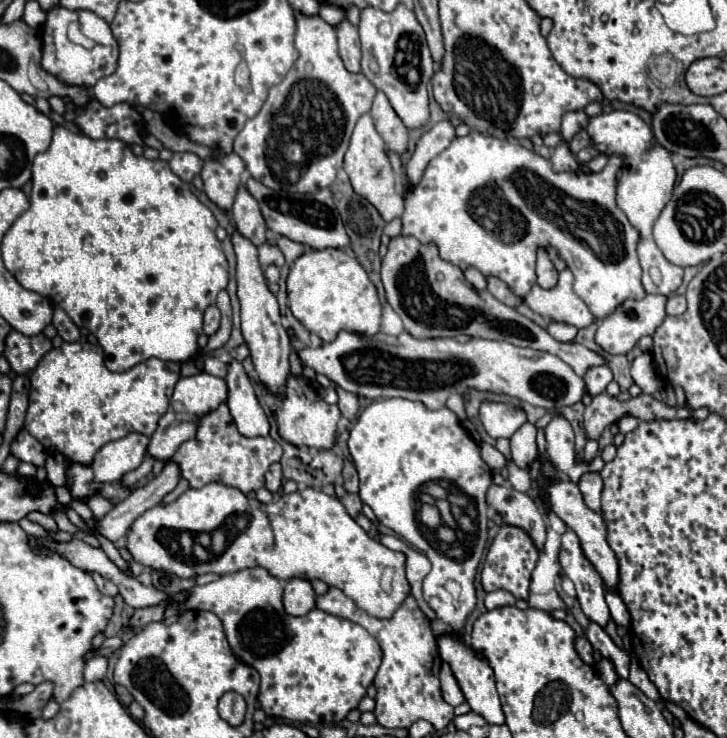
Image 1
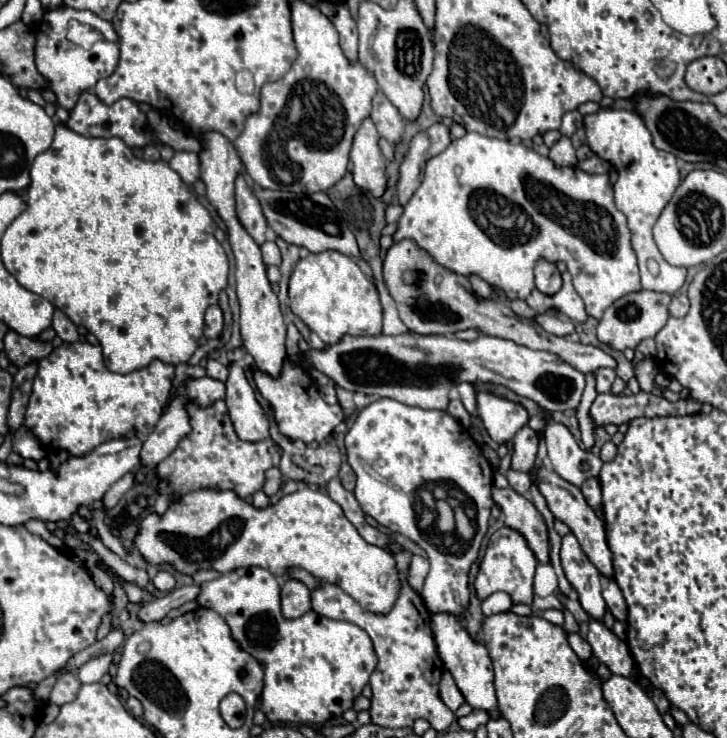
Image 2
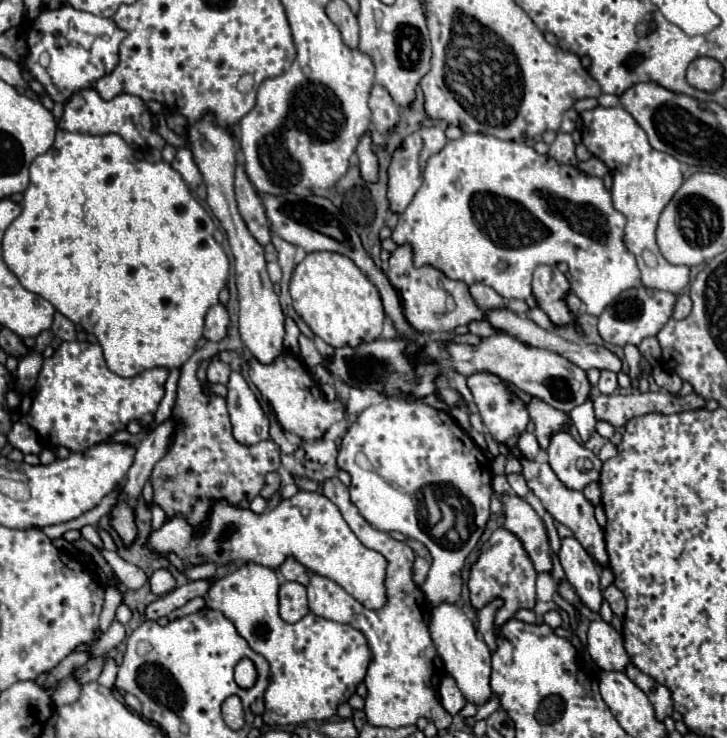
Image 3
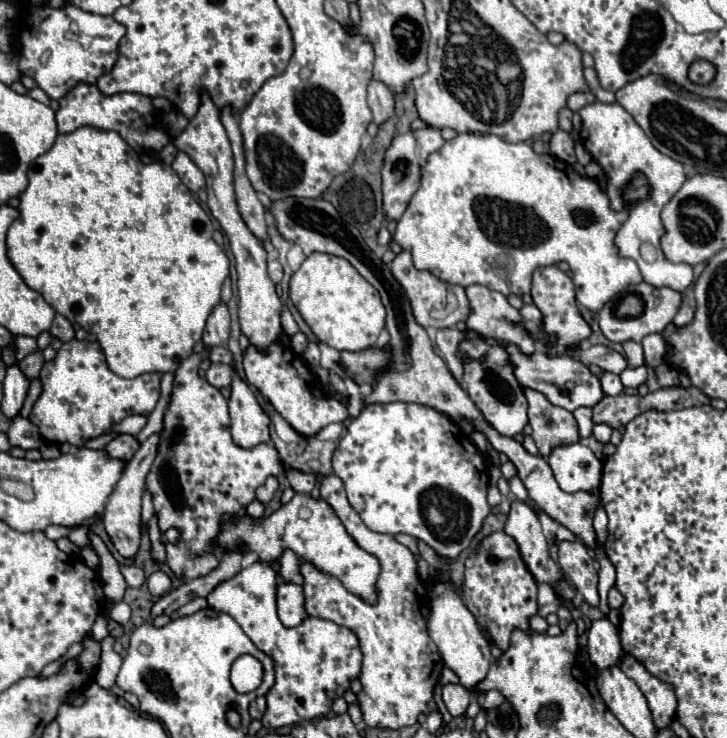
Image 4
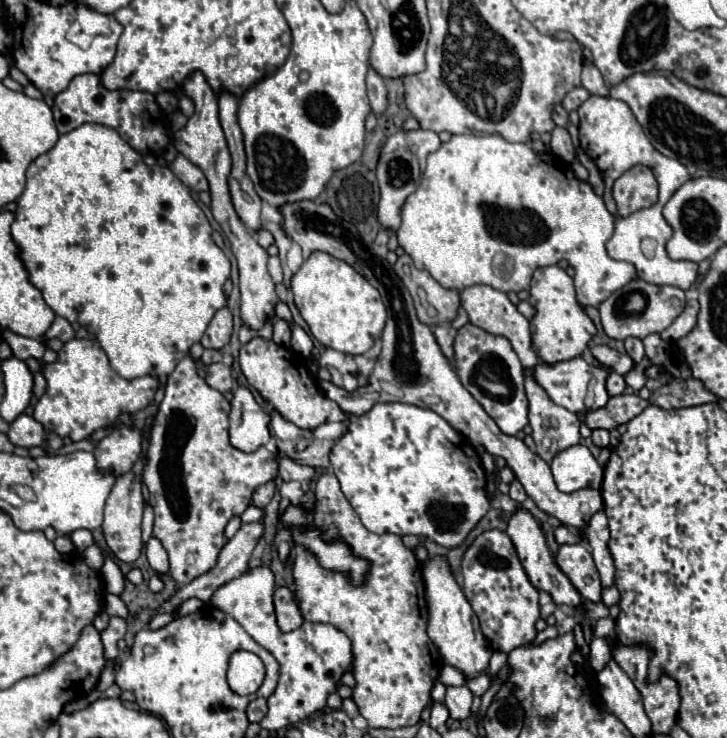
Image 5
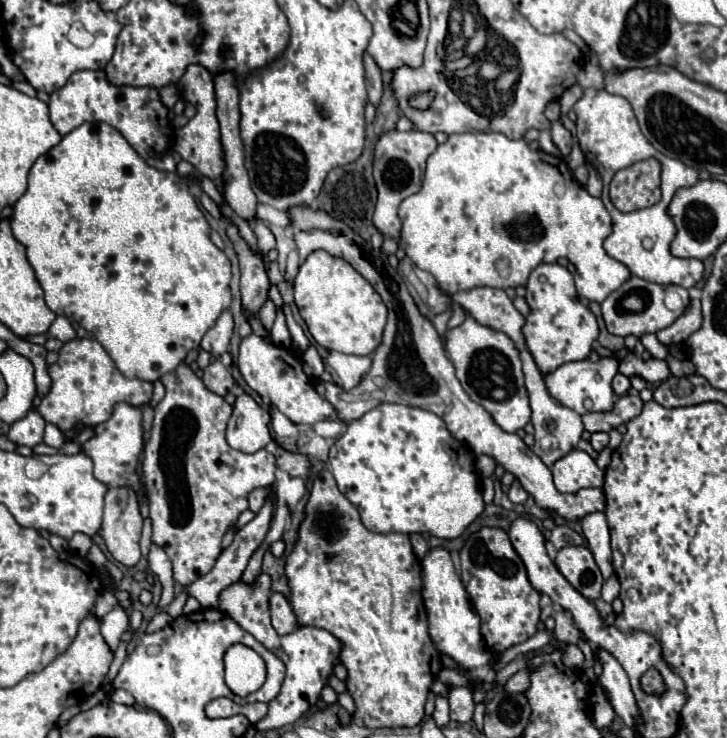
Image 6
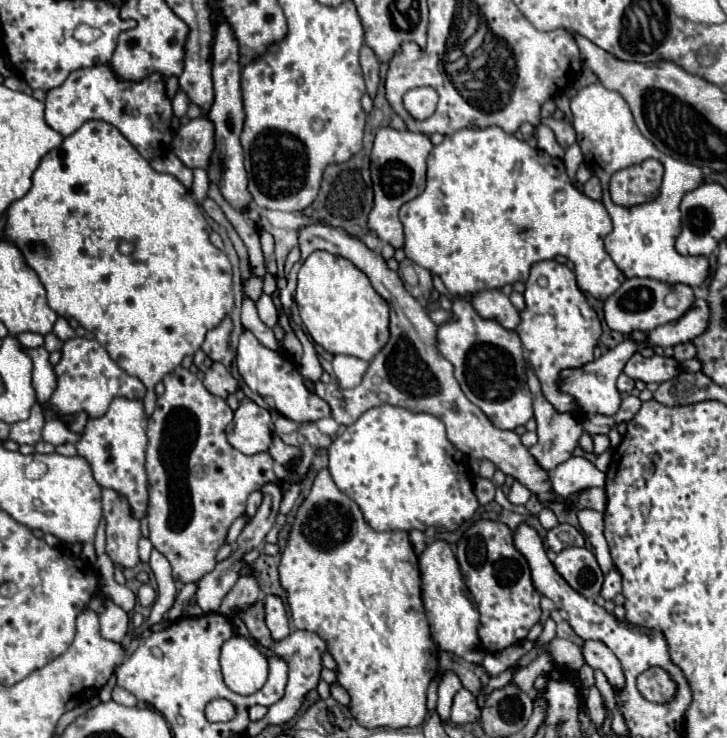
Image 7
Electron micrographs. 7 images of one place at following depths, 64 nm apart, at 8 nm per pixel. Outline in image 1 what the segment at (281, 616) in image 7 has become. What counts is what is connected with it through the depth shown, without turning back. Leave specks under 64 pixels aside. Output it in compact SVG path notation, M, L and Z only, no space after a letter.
M292 578L284 584L284 608L292 616L304 616L316 606L316 592L304 578Z

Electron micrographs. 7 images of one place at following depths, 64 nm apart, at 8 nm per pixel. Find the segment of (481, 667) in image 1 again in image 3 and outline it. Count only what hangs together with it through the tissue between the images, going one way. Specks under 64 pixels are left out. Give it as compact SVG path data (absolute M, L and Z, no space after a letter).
M440 604L432 610L430 634L432 634L434 646L440 654L440 658L444 660L448 674L456 680L464 698L476 706L486 704L488 698L492 696L492 690L490 690L490 650L482 640L478 640L472 620L464 614L464 610L460 606Z

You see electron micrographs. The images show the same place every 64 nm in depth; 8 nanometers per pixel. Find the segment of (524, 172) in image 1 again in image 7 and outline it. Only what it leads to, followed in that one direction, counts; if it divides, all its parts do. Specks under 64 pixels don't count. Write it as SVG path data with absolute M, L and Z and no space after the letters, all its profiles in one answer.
M496 126L484 128L484 130L464 128L464 130L458 130L458 132L450 134L450 136L446 136L442 144L434 146L434 150L428 156L426 188L424 188L424 192L420 196L416 196L414 200L410 200L408 204L404 204L400 208L400 222L404 224L404 252L406 252L406 256L410 260L414 260L418 266L422 266L422 268L430 270L432 274L440 276L444 286L452 294L458 294L458 296L474 294L474 292L482 292L482 290L494 290L494 288L502 288L502 286L514 284L514 282L526 282L532 264L542 262L542 260L554 260L556 256L566 256L570 262L574 262L578 288L584 294L590 294L590 296L594 296L598 300L606 300L626 280L624 272L620 272L620 268L616 268L614 260L606 254L604 244L602 244L604 238L612 232L612 220L610 220L606 208L602 204L596 204L592 198L588 198L584 192L580 192L578 188L572 186L562 160L556 160L556 158L548 156L544 150L530 148L530 144L526 140L518 140L512 134L506 134L502 128L496 128Z

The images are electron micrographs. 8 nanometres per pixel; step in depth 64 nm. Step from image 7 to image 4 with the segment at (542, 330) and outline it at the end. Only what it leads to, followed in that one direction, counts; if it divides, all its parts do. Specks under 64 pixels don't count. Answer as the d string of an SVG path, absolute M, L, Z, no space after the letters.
M544 266L536 268L532 278L532 300L544 316L544 332L556 336L556 344L548 348L548 354L566 354L572 346L578 346L584 338L590 336L590 326L578 312L576 298L574 298L574 284L572 280L558 270L558 266Z

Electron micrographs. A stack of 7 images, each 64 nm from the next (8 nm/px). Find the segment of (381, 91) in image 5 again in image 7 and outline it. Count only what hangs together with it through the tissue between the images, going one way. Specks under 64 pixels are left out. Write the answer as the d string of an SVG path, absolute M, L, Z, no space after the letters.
M364 46L364 48L360 50L360 64L362 64L362 70L364 70L364 80L366 80L368 94L370 94L370 98L374 100L376 90L378 90L378 86L380 86L380 64L378 64L374 52L372 52L368 46Z

